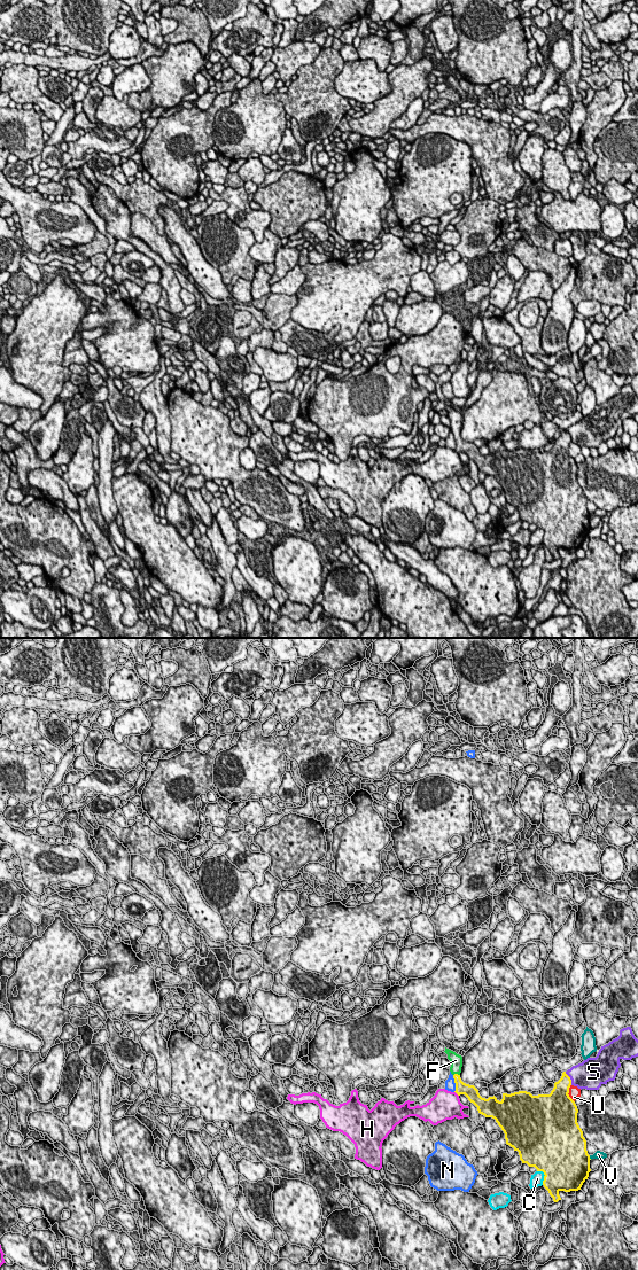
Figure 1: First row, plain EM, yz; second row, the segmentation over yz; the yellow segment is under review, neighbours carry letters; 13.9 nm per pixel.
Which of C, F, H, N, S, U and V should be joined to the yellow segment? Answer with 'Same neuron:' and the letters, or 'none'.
Same neuron: F

